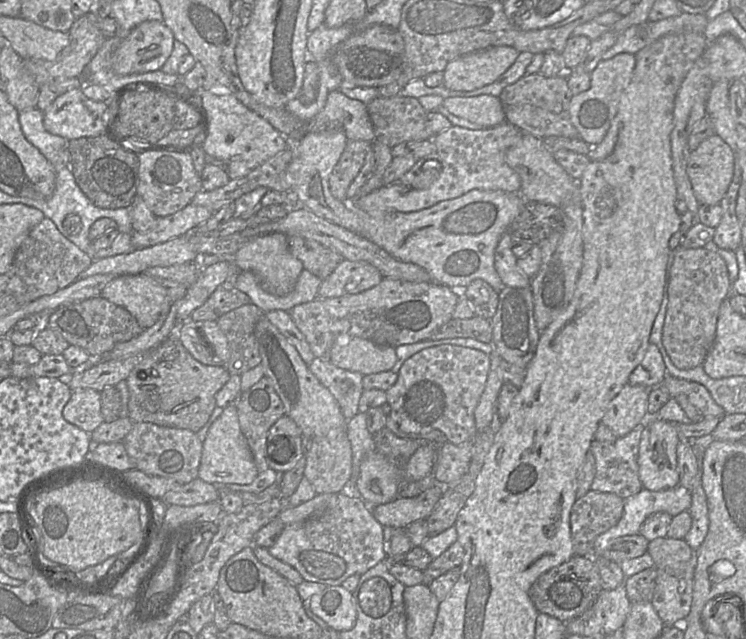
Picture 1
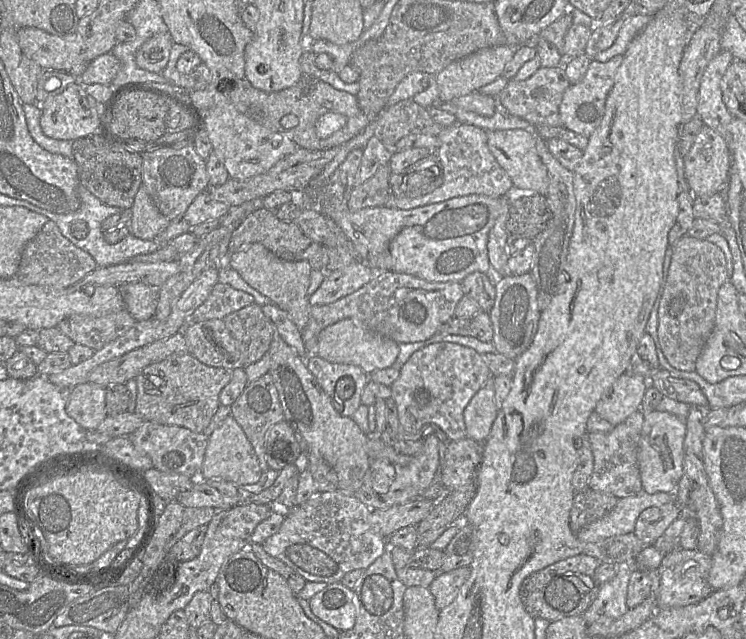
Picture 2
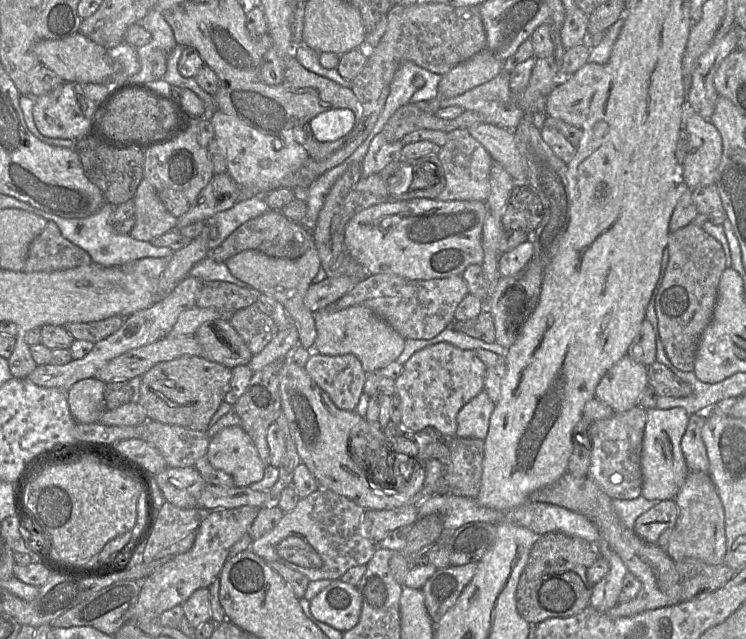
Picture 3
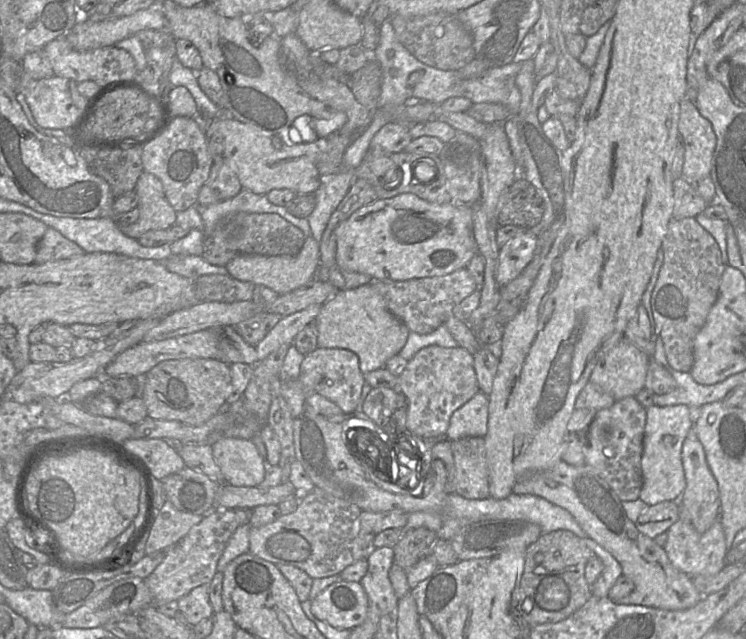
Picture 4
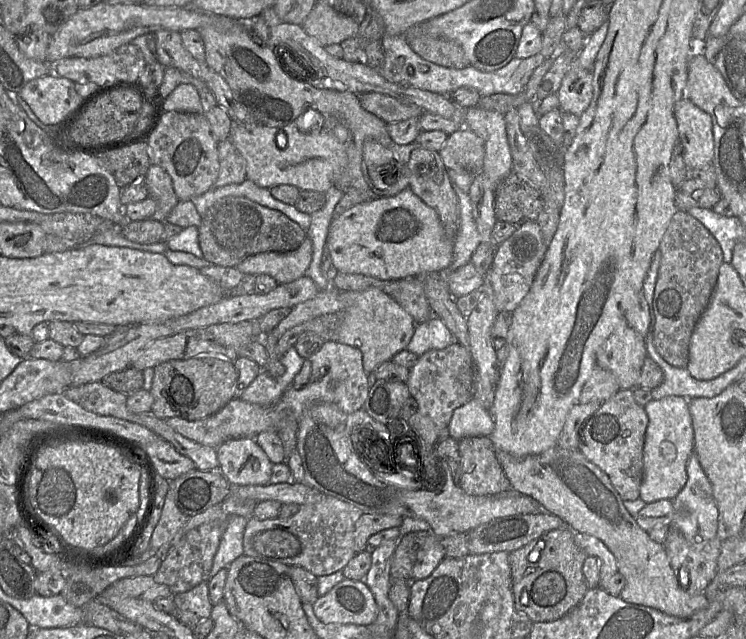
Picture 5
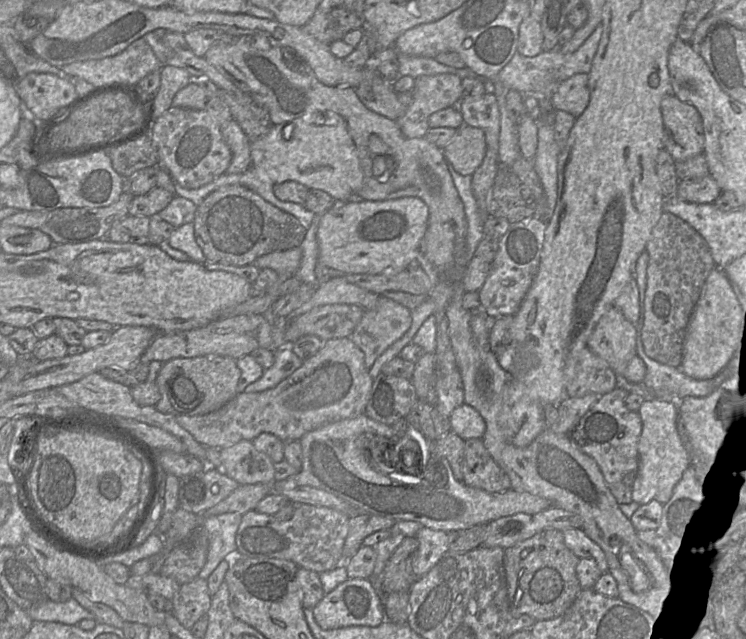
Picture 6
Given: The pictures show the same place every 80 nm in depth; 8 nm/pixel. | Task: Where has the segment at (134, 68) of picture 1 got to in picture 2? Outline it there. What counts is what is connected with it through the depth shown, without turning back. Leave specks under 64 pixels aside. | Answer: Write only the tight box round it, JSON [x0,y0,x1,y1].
[136,32,173,73]

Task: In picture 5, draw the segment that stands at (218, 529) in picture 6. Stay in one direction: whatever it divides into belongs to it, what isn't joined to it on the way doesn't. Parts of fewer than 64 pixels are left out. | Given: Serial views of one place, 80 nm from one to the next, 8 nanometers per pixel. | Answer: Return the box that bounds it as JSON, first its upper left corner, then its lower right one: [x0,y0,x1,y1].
[210,516,248,578]

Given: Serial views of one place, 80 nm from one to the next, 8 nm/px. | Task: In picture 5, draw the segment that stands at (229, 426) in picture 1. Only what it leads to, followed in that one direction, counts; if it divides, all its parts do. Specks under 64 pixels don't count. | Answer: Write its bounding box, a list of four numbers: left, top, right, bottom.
[216,438,273,486]

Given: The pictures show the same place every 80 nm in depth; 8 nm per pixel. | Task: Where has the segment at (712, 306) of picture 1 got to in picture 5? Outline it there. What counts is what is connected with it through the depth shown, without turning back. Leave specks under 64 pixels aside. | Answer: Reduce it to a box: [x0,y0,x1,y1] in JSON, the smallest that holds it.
[652,210,724,368]

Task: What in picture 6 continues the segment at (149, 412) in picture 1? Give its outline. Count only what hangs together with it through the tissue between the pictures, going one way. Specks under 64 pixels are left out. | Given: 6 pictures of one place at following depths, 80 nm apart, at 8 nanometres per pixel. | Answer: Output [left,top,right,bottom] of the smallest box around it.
[155,355,241,416]

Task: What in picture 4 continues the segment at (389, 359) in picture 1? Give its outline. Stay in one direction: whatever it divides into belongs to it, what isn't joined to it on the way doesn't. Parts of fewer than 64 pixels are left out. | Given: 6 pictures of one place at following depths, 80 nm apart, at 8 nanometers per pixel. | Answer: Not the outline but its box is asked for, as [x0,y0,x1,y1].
[314,284,410,375]

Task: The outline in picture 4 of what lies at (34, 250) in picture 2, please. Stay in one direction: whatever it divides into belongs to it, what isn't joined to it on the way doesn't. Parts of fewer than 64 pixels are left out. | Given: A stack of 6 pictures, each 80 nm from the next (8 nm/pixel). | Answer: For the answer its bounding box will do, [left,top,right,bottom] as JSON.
[34,228,86,264]

